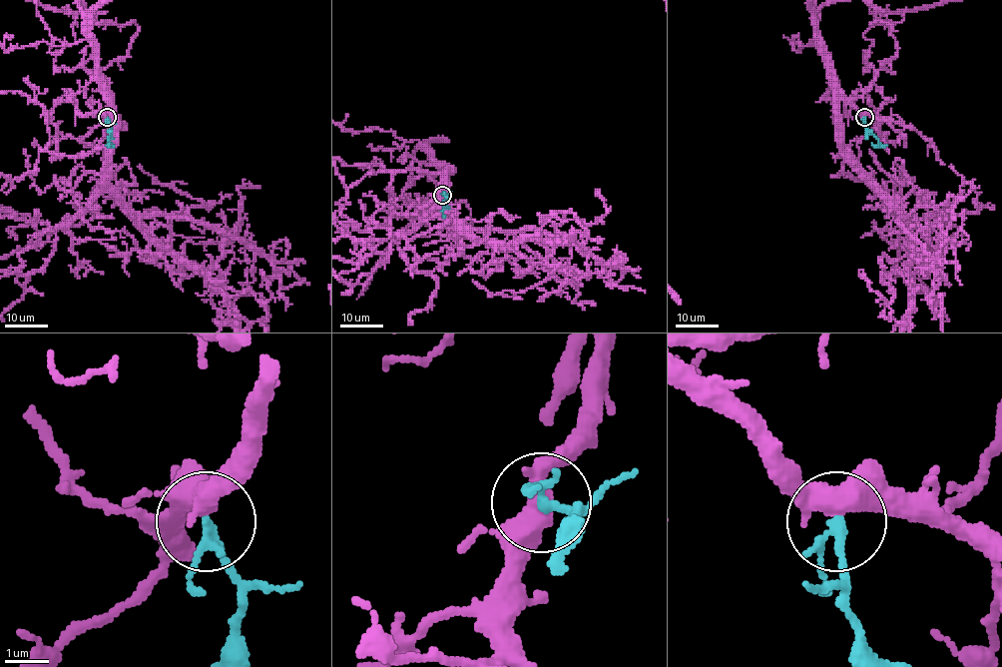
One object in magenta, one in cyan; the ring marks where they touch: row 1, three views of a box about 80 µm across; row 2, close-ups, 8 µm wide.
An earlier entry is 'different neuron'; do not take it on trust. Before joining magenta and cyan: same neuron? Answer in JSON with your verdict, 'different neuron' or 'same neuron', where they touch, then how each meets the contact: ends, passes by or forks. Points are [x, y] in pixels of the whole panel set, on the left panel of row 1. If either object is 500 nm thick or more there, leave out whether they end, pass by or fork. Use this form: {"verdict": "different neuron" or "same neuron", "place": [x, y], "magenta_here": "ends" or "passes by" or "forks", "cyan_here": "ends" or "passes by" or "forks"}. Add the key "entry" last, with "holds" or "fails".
{"verdict": "same neuron", "place": [107, 117], "magenta_here": "passes by", "cyan_here": "passes by", "entry": "fails"}

